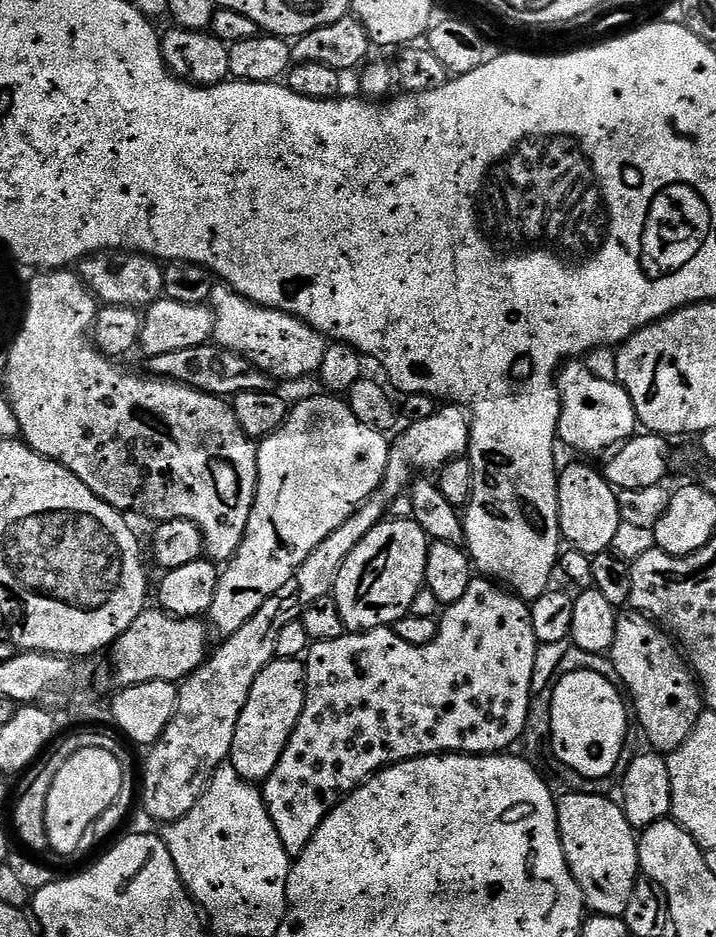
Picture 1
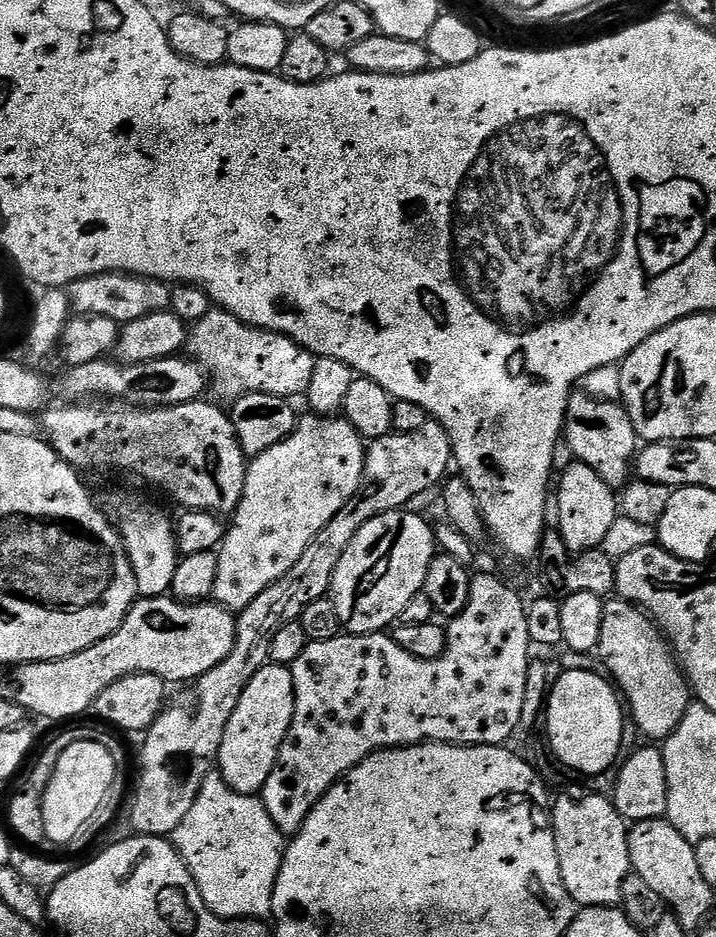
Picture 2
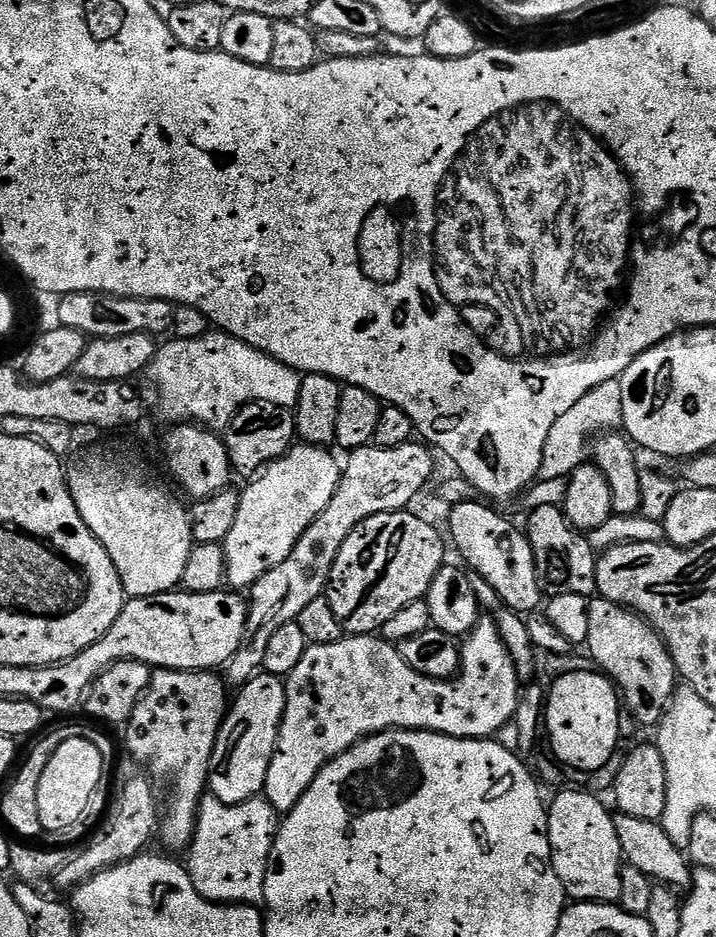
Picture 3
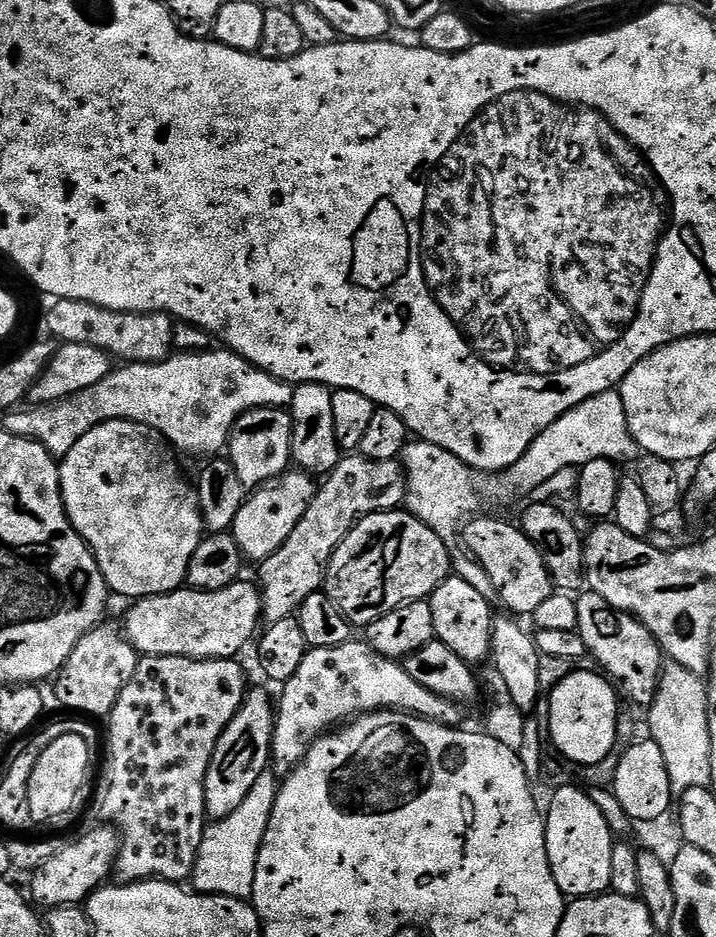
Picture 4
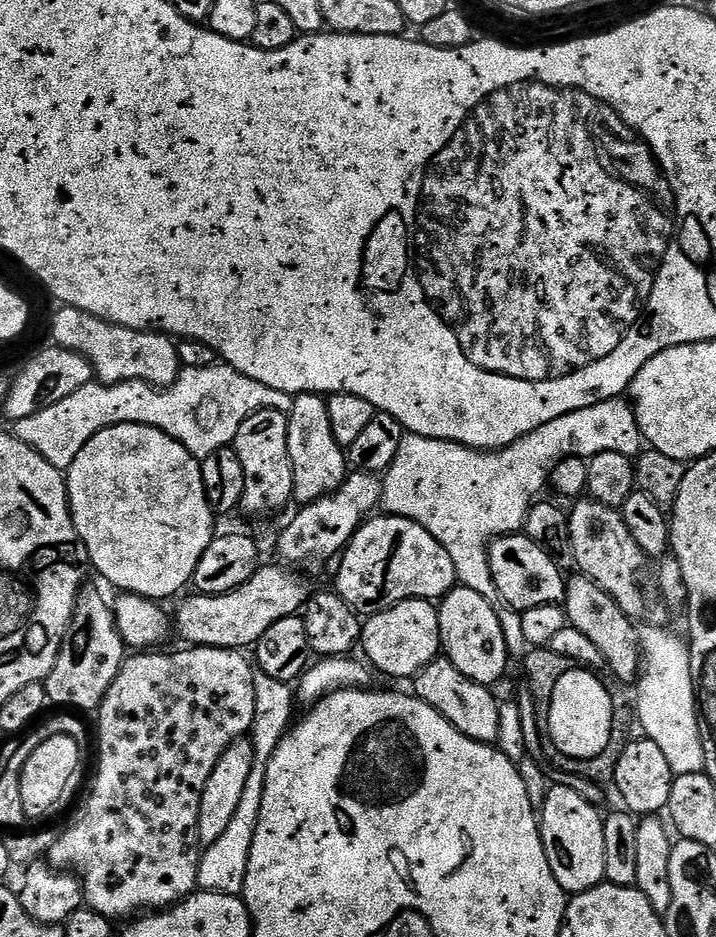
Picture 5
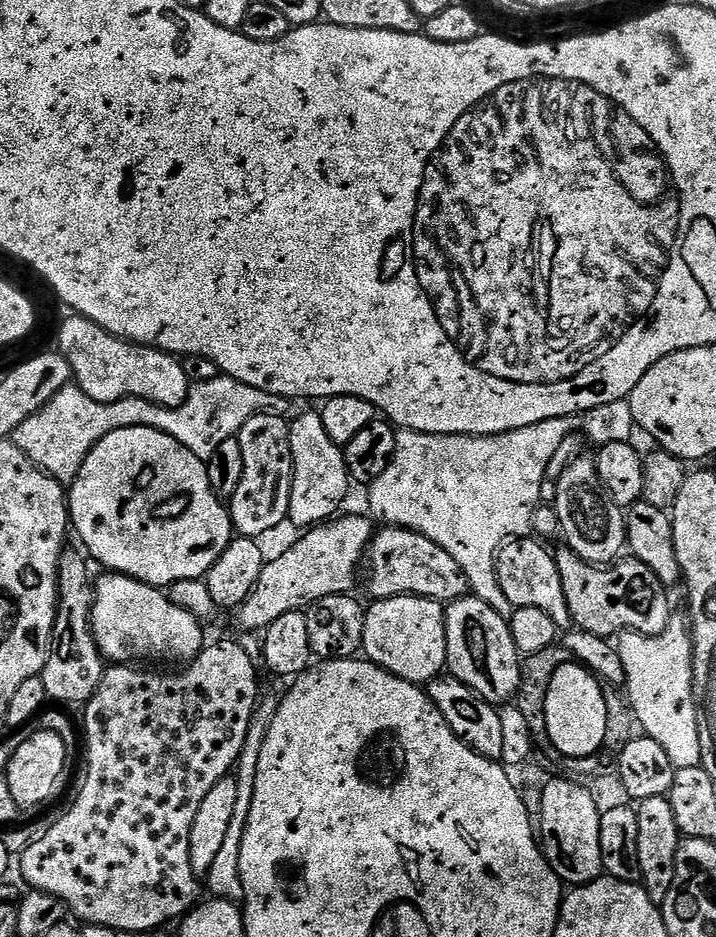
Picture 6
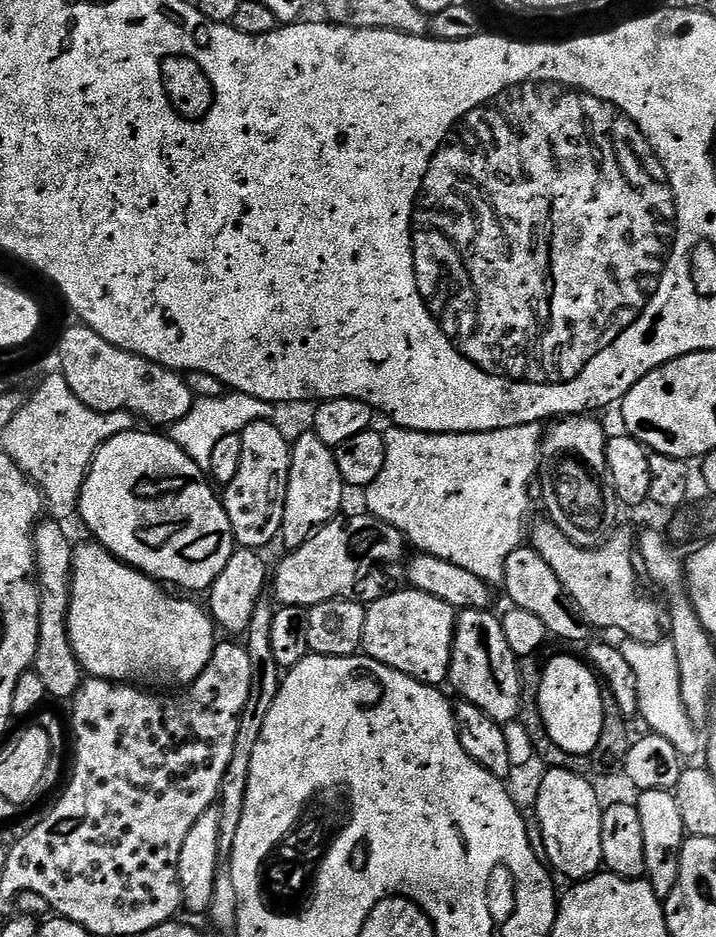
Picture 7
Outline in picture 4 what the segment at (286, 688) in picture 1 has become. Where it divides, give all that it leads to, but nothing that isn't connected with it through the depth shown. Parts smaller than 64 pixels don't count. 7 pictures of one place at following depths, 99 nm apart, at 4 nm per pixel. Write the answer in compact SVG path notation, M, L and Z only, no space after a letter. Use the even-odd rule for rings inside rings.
M256 688L247 693L238 714L226 726L222 738L218 738L218 746L214 750L214 758L210 762L210 770L206 774L205 813L213 821L226 818L242 806L246 794L250 794L258 777L269 771L272 759L272 735L276 729L276 710L274 700L262 689Z

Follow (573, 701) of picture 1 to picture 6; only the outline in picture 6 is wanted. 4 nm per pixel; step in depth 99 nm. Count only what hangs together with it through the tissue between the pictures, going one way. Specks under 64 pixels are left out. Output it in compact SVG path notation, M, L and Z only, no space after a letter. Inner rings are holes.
M569 662L554 672L546 695L545 714L546 730L549 731L550 742L557 753L561 752L561 757L583 760L584 757L592 756L604 747L604 739L606 738L606 701L600 689L600 680L583 664Z

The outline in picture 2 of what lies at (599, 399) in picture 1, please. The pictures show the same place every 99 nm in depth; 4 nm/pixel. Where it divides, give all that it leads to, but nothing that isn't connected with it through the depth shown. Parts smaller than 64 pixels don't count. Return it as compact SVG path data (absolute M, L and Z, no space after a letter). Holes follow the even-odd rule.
M583 390L573 391L568 400L568 414L564 421L562 433L563 443L572 451L573 457L579 463L590 466L606 486L614 490L623 490L634 476L634 461L638 455L638 437L634 430L634 422L630 422L630 414L625 410L623 403L614 400L599 400Z

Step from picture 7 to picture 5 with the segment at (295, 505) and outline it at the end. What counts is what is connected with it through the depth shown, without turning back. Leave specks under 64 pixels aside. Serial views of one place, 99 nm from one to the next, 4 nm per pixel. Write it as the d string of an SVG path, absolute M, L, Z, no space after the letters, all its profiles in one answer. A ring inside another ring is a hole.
M305 392L295 397L288 418L288 445L290 446L290 466L294 470L294 490L292 495L297 505L313 504L331 492L337 492L340 484L350 471L345 449L334 438L330 426L328 401L323 395Z

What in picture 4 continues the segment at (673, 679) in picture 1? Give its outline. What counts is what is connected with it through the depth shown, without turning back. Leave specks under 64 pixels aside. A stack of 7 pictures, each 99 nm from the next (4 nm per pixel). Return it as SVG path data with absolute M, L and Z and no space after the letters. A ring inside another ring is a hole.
M584 590L575 597L578 606L578 626L587 655L593 656L599 667L618 685L619 691L629 696L633 705L650 706L654 702L656 692L660 688L662 671L662 653L660 645L635 616L621 615L611 608L598 593Z

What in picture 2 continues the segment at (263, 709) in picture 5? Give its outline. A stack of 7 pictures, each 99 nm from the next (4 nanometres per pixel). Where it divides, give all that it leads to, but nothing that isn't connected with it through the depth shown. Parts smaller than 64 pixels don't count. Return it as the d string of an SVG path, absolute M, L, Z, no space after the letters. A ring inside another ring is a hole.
M214 770L202 782L202 790L198 794L194 806L190 806L190 814L186 814L186 818L182 818L182 826L178 826L178 830L172 832L170 839L173 846L176 847L176 853L184 859L184 865L190 870L190 874L194 878L194 882L202 894L206 906L213 914L215 914L215 916L220 917L221 920L260 920L261 918L272 916L274 886L276 885L276 879L278 878L278 870L284 861L286 837L284 833L278 830L278 826L274 826L274 818L270 818L270 814L266 810L264 801L259 795L247 796L246 794L238 794L234 790L230 790L230 786L226 786L226 782L222 778L220 771Z

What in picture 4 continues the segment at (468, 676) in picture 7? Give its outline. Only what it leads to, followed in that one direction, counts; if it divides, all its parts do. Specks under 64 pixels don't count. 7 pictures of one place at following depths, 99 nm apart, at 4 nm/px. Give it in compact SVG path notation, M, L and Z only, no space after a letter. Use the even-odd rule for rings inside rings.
M449 575L437 586L431 594L432 617L434 618L435 639L446 642L458 658L462 658L468 664L479 666L492 655L492 619L494 617L493 605L470 582L466 582L461 576Z

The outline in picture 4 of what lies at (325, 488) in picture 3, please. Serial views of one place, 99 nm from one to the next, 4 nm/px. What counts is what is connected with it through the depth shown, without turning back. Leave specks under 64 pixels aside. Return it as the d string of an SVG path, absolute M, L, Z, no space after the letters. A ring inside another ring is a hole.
M289 470L280 479L255 489L245 499L242 510L238 510L238 518L234 518L230 529L245 557L249 561L263 562L278 551L282 542L290 538L294 526L298 526L302 514L306 514L317 491L317 481L303 470Z

